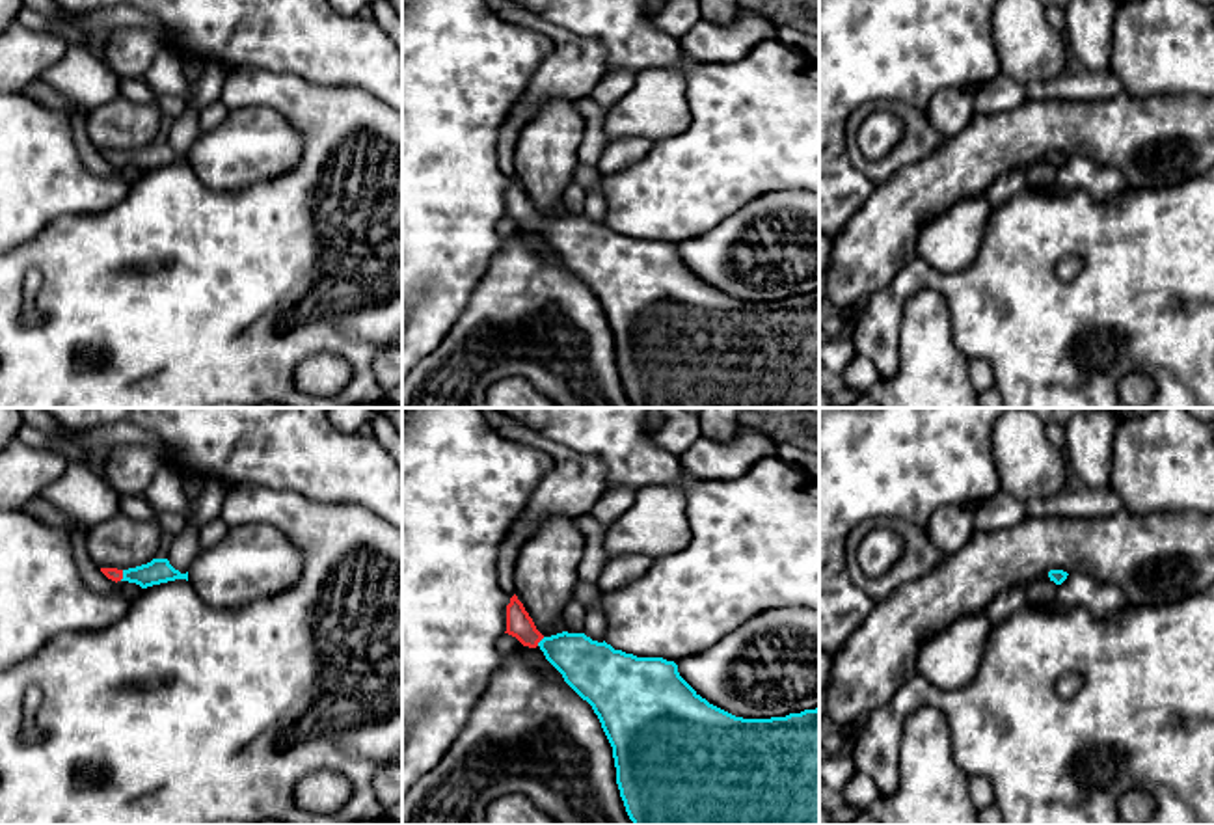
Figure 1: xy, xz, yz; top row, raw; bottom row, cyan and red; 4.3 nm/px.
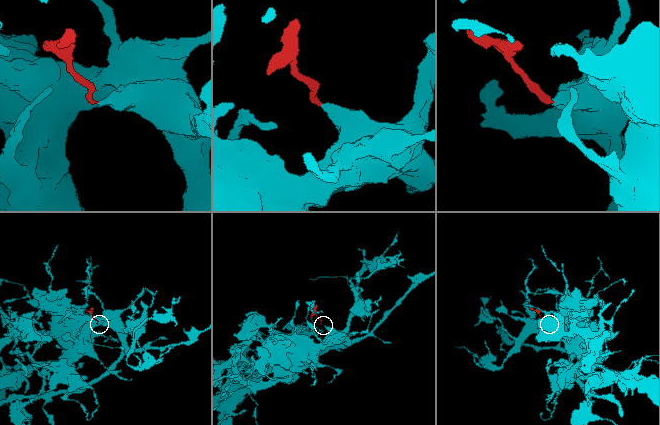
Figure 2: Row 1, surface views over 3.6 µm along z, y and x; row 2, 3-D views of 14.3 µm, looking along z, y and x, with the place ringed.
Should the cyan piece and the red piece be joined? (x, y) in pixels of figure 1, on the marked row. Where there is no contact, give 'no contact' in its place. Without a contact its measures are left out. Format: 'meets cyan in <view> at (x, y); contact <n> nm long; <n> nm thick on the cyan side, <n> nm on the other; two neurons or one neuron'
meets cyan in xy at (123, 576); contact 50 nm long; 110 nm thick on the cyan side, 60 nm on the other; one neuron

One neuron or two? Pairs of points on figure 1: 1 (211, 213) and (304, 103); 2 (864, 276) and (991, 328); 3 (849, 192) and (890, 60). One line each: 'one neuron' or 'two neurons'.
1: one neuron
2: two neurons
3: one neuron

